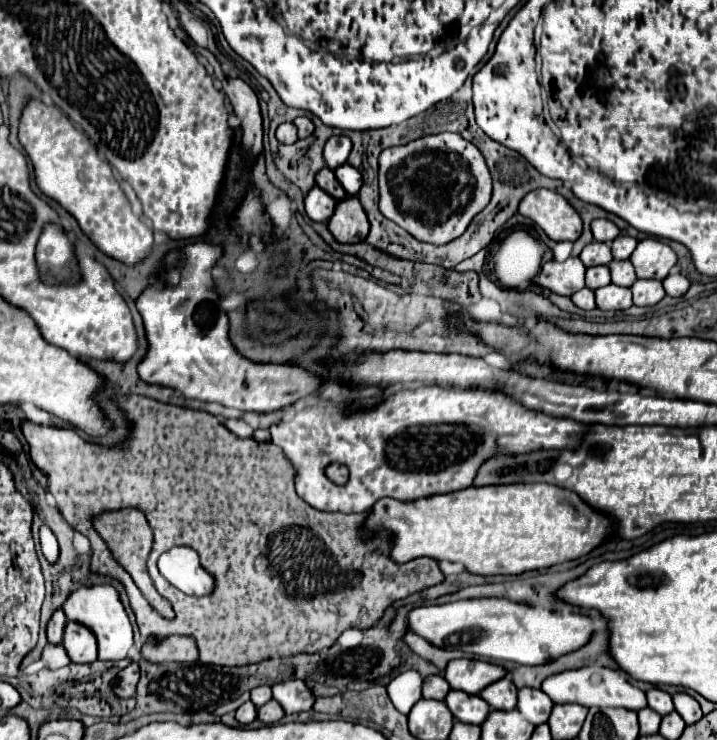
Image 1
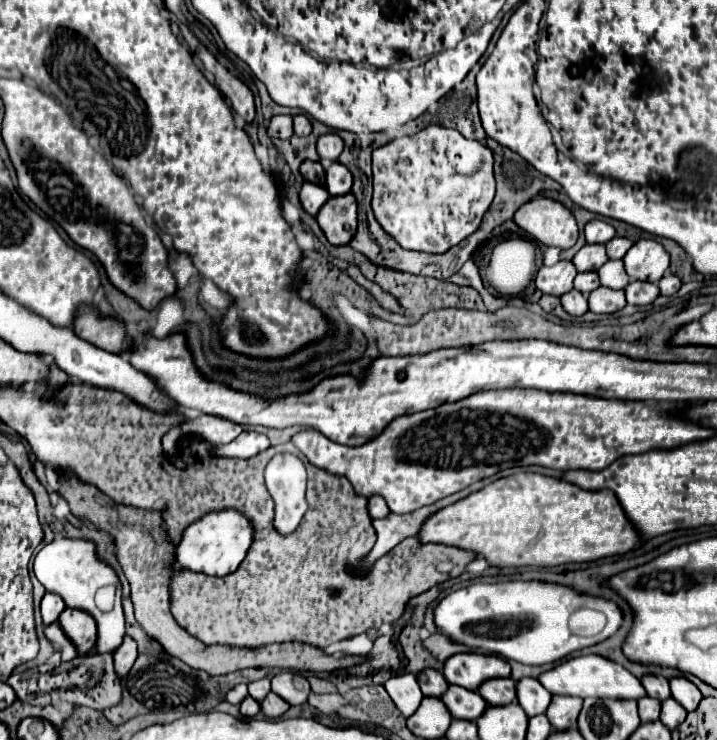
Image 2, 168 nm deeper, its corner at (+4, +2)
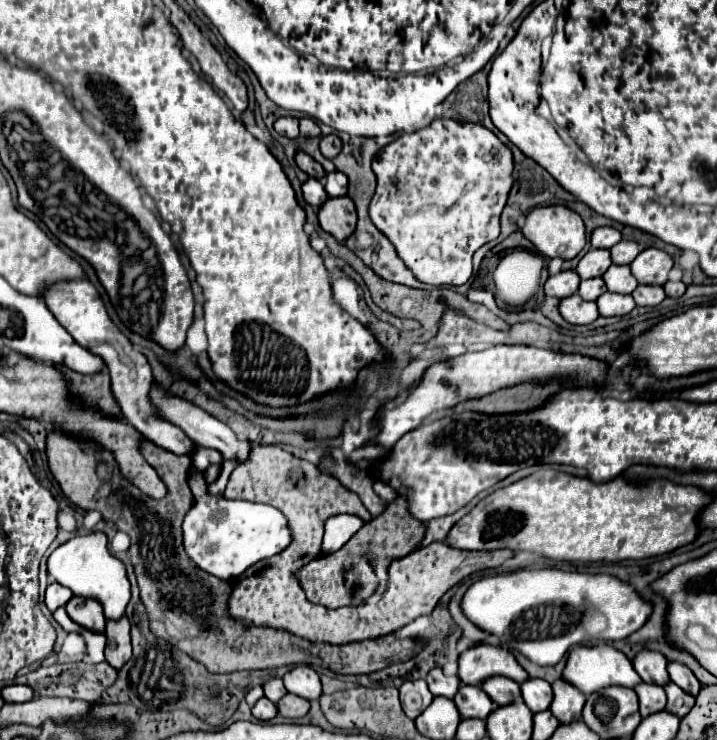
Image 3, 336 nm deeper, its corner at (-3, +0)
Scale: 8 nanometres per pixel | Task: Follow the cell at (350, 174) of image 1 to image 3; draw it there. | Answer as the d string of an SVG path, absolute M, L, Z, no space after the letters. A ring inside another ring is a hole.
M330 172L330 174L326 174L324 188L326 188L326 194L330 198L344 196L348 192L348 178L344 174L340 174L340 172Z

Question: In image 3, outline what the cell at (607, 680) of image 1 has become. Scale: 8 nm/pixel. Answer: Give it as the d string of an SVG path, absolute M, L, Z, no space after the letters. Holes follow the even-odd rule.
M600 642L596 646L576 646L566 660L566 668L562 674L564 680L568 680L570 684L574 684L576 688L580 688L586 696L590 696L592 692L606 688L606 686L626 686L626 688L634 688L636 684L640 684L640 676L636 674L632 662L626 658L626 654L620 654L620 650Z

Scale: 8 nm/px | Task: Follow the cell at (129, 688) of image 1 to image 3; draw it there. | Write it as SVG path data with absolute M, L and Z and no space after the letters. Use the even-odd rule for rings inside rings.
M124 614L124 618L118 618L116 622L106 622L106 662L112 668L122 668L132 658L132 646L130 646L130 622Z

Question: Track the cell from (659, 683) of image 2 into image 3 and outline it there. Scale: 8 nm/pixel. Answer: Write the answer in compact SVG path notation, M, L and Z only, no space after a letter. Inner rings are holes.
M640 650L640 654L636 654L632 664L638 676L648 684L664 686L666 682L670 682L670 676L666 672L668 660L662 654L656 654L656 650Z

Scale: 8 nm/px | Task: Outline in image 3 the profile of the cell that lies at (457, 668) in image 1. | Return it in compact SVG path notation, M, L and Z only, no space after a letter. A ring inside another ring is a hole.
M480 642L462 652L458 662L460 662L458 676L464 684L480 686L486 678L496 674L512 678L518 684L528 680L528 672L518 664L514 654L504 650L502 646Z

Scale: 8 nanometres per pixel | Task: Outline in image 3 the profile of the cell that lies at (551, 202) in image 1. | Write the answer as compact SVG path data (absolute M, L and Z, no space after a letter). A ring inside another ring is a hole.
M540 206L534 208L526 216L526 224L522 228L522 234L536 246L536 250L546 256L546 258L562 258L562 260L572 260L574 256L580 254L580 250L586 244L586 228L582 218L566 208L566 206Z

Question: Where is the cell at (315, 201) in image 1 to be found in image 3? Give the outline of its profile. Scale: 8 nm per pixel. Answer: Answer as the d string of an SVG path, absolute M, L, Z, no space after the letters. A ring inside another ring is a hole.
M308 178L308 180L302 184L302 196L304 196L304 200L306 200L310 206L314 206L314 208L320 208L320 206L324 204L324 200L328 198L322 182L316 180L316 178Z

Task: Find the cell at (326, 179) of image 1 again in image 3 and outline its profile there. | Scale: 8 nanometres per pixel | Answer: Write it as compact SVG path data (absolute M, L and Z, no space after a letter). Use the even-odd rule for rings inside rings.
M302 150L296 152L295 162L302 172L305 172L312 178L316 178L316 180L322 180L326 176L324 168L312 156Z

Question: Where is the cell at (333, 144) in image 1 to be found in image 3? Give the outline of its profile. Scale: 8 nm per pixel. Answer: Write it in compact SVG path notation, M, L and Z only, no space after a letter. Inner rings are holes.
M322 136L320 140L320 152L326 156L326 158L334 158L338 156L338 152L342 150L342 142L338 136Z

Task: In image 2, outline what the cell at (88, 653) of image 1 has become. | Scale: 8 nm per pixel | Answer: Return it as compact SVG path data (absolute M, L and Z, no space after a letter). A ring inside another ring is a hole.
M65 608L65 612L59 616L59 626L69 636L69 640L75 644L81 656L89 654L89 650L95 646L97 640L97 626L93 616L81 610Z

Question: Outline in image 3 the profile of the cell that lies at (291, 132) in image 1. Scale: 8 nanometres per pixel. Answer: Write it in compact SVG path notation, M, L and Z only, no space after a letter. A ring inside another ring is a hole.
M282 116L274 122L274 130L280 134L280 136L286 136L286 138L296 138L298 136L298 118L292 118L292 116Z

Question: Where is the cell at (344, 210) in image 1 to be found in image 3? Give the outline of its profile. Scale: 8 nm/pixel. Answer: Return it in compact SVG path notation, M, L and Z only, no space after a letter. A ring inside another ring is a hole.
M348 196L328 198L320 206L318 220L324 232L332 234L338 242L344 242L356 228L356 208Z

